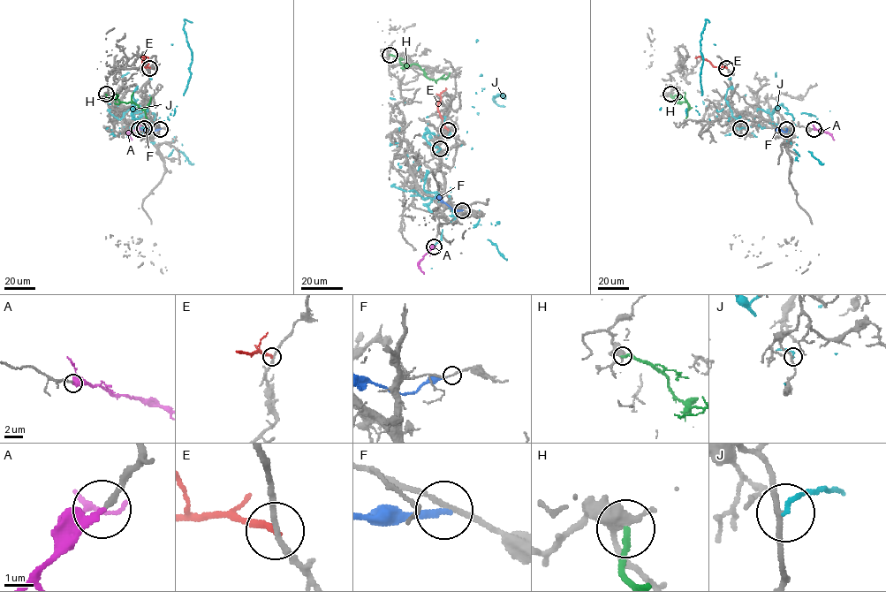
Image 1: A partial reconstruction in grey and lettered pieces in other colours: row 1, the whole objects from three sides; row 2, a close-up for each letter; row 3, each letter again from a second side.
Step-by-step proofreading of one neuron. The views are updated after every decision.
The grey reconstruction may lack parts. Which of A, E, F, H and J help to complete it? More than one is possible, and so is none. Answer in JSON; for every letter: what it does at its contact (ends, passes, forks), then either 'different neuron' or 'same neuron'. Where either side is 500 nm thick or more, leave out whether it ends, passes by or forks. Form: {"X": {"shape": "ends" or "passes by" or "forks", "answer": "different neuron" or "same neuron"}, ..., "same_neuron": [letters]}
{"A": {"shape": "ends", "answer": "same neuron"}, "E": {"shape": "ends", "answer": "different neuron"}, "F": {"shape": "ends", "answer": "different neuron"}, "H": {"answer": "different neuron"}, "J": {"shape": "ends", "answer": "different neuron"}, "same_neuron": ["A"]}

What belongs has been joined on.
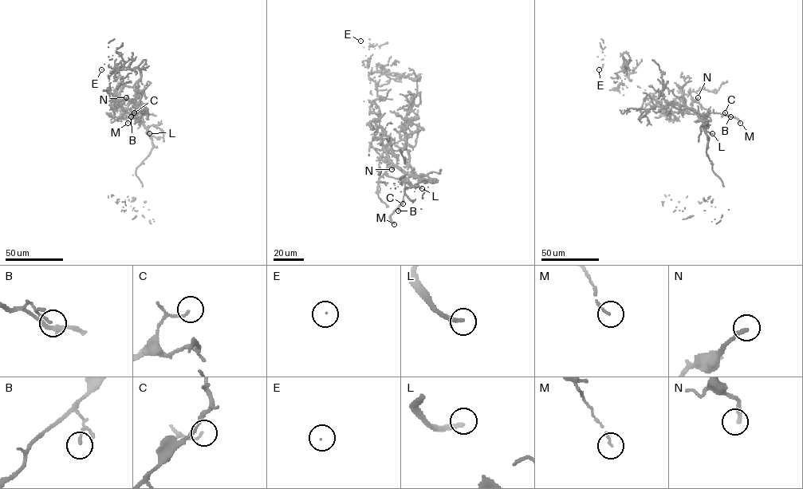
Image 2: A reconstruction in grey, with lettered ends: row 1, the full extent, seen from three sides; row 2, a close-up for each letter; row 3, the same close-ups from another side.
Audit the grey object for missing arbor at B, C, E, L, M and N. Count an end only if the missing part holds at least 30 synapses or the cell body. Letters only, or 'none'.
E, L, N

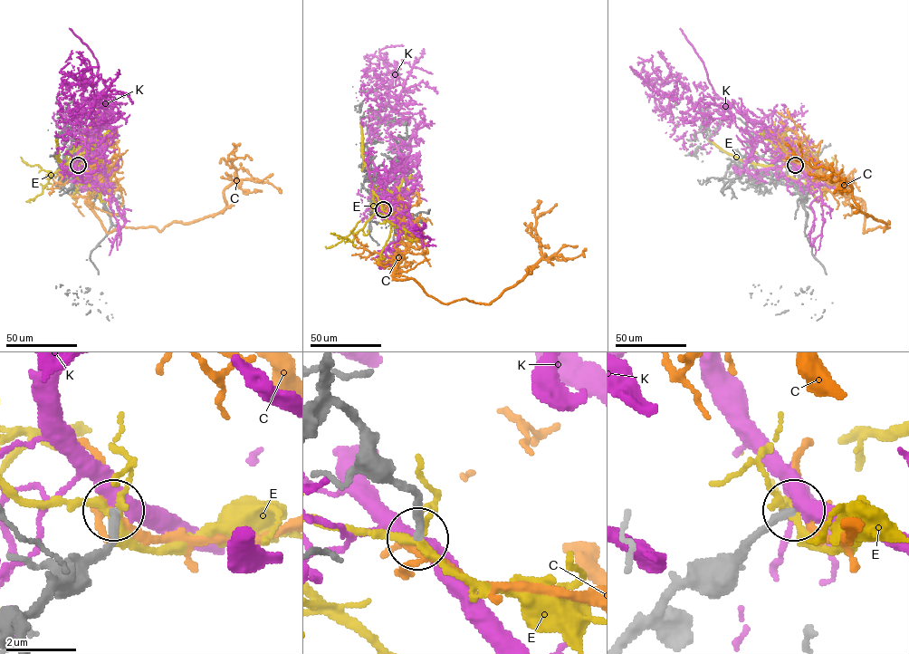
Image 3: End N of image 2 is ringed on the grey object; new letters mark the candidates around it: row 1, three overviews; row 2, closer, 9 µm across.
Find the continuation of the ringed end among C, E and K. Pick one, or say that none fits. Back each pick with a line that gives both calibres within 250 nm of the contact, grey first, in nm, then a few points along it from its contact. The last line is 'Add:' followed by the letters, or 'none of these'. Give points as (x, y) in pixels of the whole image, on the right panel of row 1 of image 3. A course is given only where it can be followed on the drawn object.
Add: none of these

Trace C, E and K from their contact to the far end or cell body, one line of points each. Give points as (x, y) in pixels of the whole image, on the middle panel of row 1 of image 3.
C: (383, 209), (399, 214), (408, 233), (392, 279), (413, 279), (444, 303), (488, 304), (541, 257), (538, 200)
E: (383, 209), (375, 205), (374, 194), (391, 224), (388, 237), (377, 260), (379, 264)
K: (383, 209), (418, 126), (395, 111), (394, 62), (375, 95), (362, 77)

